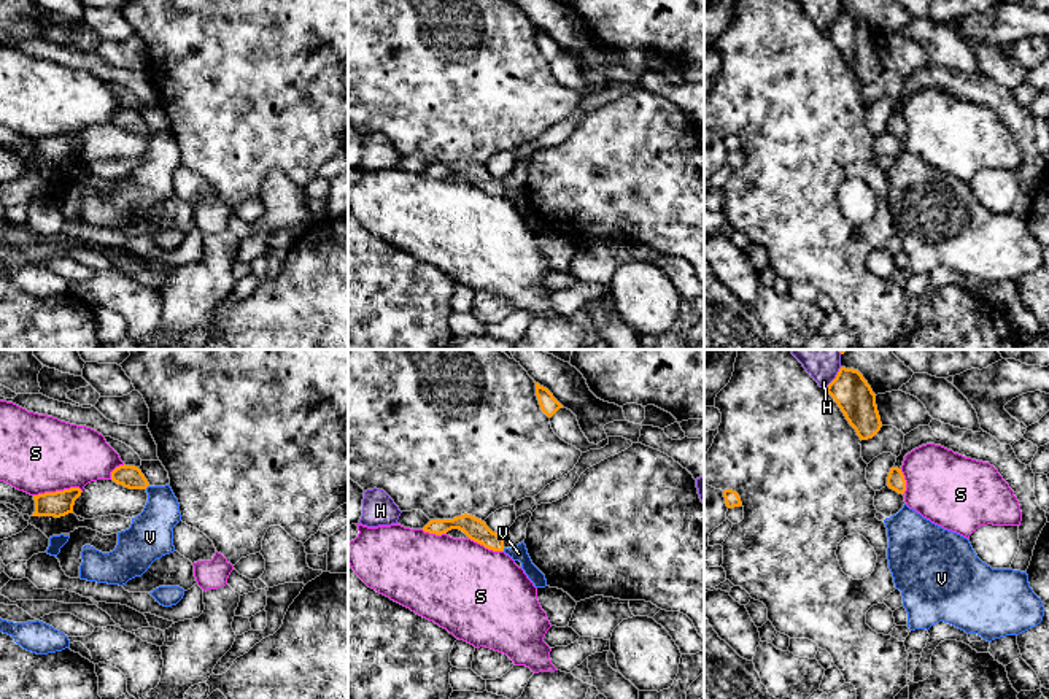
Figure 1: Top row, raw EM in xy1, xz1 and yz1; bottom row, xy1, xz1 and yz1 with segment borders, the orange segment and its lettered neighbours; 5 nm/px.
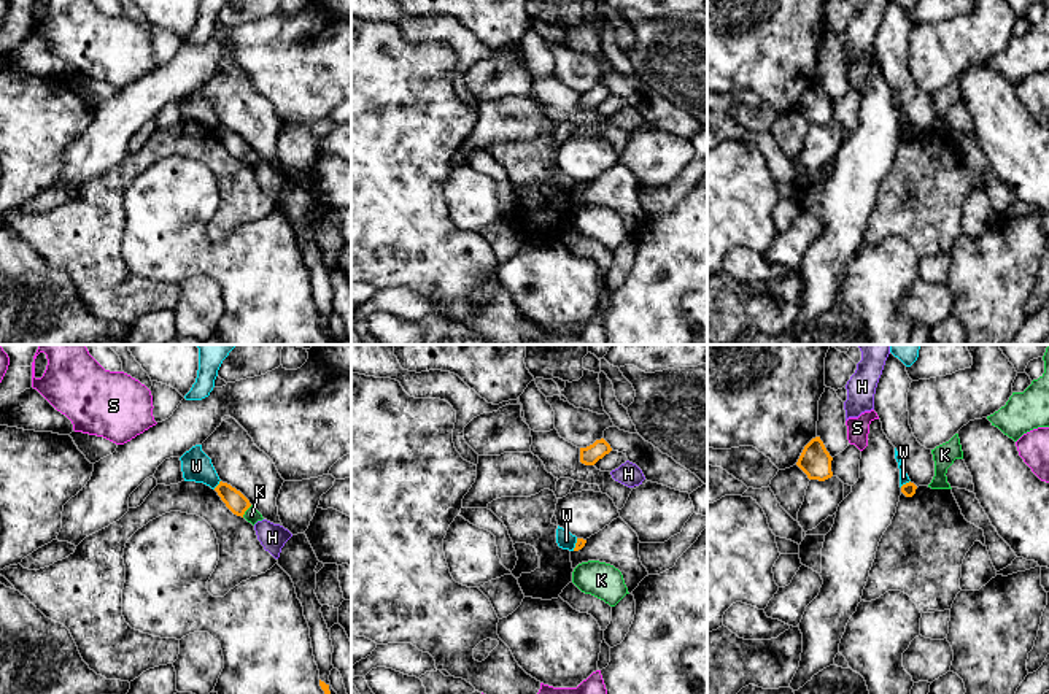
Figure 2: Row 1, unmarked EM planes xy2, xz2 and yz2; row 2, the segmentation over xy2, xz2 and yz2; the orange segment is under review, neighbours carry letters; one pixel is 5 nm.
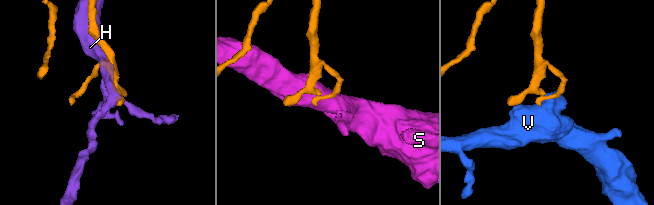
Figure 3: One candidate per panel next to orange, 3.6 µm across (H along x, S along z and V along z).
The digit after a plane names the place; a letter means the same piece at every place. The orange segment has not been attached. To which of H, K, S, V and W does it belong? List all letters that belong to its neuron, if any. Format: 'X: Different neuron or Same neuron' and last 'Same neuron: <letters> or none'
H: Different neuron
K: Different neuron
S: Different neuron
V: Same neuron
W: Different neuron
Same neuron: V

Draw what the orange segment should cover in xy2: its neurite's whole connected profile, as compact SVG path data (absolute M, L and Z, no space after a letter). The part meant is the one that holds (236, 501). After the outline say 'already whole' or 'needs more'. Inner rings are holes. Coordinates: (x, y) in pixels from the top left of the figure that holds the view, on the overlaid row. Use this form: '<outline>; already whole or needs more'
M219 481L215 491L226 503L226 507L237 516L243 518L245 511L251 507L250 500L227 483Z; already whole

